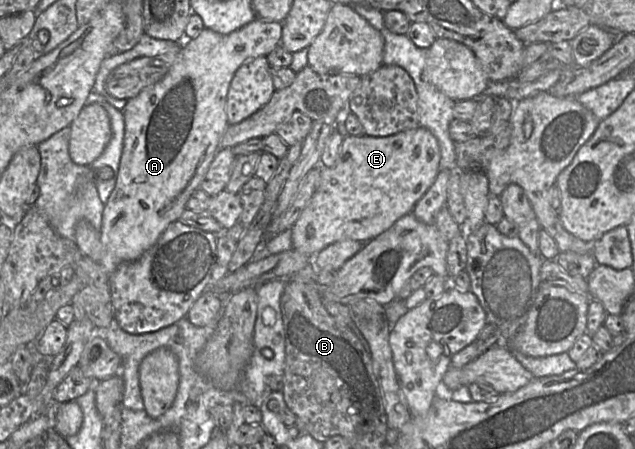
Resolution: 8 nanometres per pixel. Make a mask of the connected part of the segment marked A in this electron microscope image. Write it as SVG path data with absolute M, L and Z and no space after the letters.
M256 18L242 28L233 31L227 35L221 35L208 28L204 28L201 33L193 39L185 39L182 50L165 76L154 85L145 88L137 96L127 100L122 110L125 122L125 133L123 141L123 150L120 159L116 184L108 201L104 205L102 224L100 229L101 237L101 258L100 265L111 275L122 263L138 259L146 250L153 246L166 228L174 221L179 220L191 194L199 188L199 185L206 175L215 154L220 148L220 142L229 126L226 101L230 83L236 70L247 60L267 56L278 45L281 45L282 23L275 21L262 20Z

